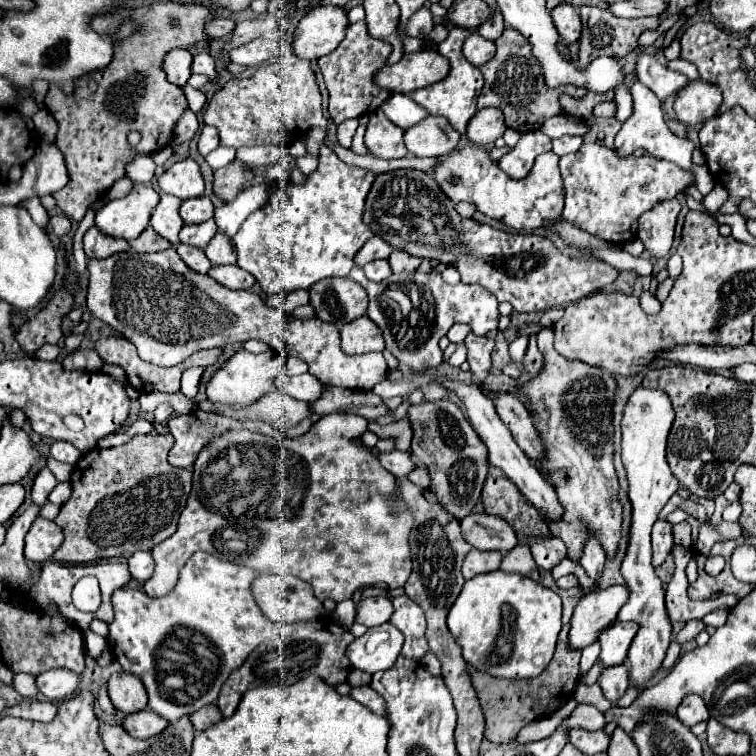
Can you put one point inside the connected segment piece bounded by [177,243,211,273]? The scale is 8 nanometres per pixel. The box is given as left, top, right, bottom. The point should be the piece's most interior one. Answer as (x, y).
(195, 258)

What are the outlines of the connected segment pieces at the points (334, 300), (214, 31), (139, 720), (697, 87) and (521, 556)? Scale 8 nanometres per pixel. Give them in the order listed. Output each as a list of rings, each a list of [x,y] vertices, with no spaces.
[[[323,279],[311,289],[311,305],[317,311],[317,319],[343,327],[345,323],[363,317],[367,313],[367,293],[351,279]]]
[[[215,19],[213,23],[207,23],[207,35],[211,39],[215,37],[225,37],[225,35],[231,35],[235,31],[235,21],[233,19]]]
[[[151,709],[129,713],[123,719],[123,729],[135,739],[149,739],[149,737],[161,733],[167,725],[169,723],[163,717],[159,717],[155,711],[151,711]]]
[[[697,79],[679,91],[679,97],[675,99],[675,113],[683,125],[693,127],[717,117],[721,101],[721,91],[715,85]]]
[[[517,545],[515,549],[511,549],[501,563],[501,569],[507,573],[519,573],[525,575],[533,581],[539,579],[539,569],[535,565],[535,559],[531,557],[531,551],[527,549],[527,545]]]

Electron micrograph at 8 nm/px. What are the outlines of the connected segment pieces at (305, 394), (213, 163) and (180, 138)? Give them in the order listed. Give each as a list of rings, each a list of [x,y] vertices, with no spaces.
[[[303,373],[303,375],[295,375],[295,377],[289,377],[283,385],[283,391],[297,399],[297,401],[317,401],[323,391],[327,389],[329,385],[323,385],[323,381],[319,381],[317,377],[311,377],[311,373]]]
[[[217,147],[215,151],[211,151],[211,153],[205,157],[205,161],[209,163],[209,167],[211,167],[213,171],[217,171],[217,169],[221,169],[221,167],[227,167],[233,159],[235,159],[235,149],[231,149],[231,147]]]
[[[187,109],[187,111],[183,113],[183,117],[179,119],[177,127],[175,127],[175,141],[177,141],[177,147],[181,147],[183,143],[191,141],[191,139],[197,135],[197,131],[199,131],[197,115],[195,115],[191,109]]]

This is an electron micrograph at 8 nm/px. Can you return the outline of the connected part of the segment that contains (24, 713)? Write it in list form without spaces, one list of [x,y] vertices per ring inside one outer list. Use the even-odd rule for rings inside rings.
[[[21,701],[13,707],[5,707],[1,715],[13,715],[31,721],[49,723],[57,713],[57,706],[50,702],[41,701]]]

